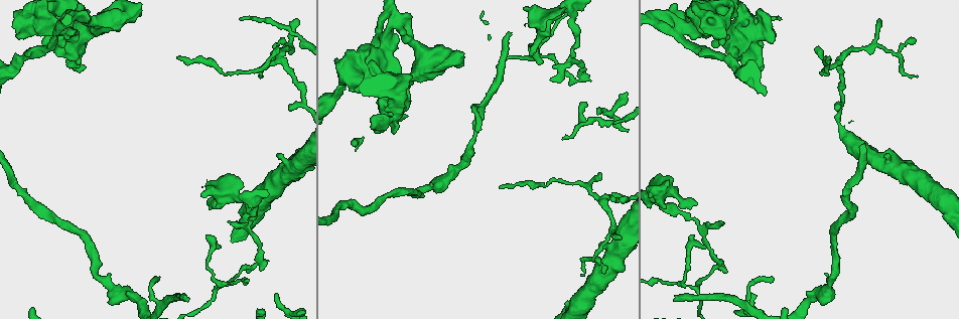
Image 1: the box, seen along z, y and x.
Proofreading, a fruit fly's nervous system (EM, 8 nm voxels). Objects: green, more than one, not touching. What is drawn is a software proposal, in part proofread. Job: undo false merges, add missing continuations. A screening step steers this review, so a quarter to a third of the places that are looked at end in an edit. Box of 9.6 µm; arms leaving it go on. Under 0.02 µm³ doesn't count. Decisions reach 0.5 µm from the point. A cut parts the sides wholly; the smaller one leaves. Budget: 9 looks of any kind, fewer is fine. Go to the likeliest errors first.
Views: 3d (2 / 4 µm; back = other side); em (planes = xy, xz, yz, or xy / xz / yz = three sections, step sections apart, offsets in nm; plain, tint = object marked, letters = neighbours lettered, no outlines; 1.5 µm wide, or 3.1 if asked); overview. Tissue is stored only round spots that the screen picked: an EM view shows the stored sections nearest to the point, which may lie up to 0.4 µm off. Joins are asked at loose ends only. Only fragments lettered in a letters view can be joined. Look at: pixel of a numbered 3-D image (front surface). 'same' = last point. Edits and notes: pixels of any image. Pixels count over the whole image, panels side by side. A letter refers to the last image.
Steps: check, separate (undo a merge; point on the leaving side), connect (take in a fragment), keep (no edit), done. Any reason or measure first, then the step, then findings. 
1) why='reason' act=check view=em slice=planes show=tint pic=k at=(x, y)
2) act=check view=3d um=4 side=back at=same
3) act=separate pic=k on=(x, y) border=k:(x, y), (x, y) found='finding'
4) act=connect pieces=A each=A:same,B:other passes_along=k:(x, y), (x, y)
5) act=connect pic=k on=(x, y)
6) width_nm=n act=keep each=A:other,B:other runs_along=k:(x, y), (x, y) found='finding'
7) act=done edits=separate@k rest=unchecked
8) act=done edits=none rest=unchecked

why='branch stops here' act=check view=em slice=xy step=8 show=letters pic=1 at=(673, 299)

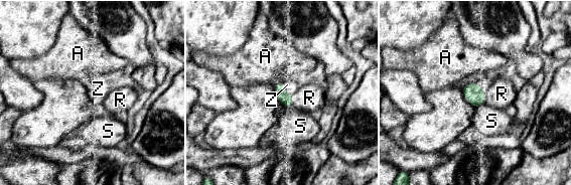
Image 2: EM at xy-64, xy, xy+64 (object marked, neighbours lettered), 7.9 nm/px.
act=connect pieces=Z each=A:other,R:other,S:other,Z:same found='it goes on there'

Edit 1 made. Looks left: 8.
why='free end' act=check view=em slice=xy step=4 show=letters pic=1 at=(207, 181)

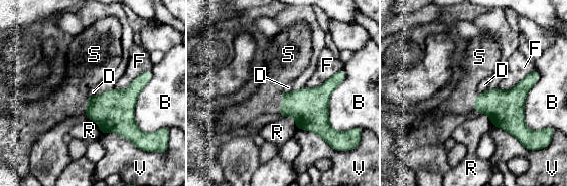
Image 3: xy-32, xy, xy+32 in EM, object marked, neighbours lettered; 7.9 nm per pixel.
act=check view=em slice=planes show=letters at=same

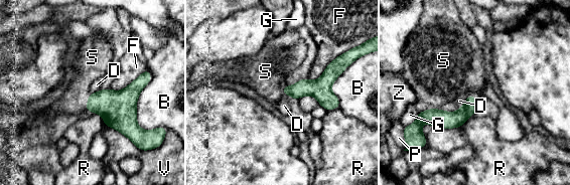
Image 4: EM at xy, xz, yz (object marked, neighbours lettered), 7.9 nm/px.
longest_contact=B:500nm act=connect pieces=S each=B:other,D:other,F:other,G:other,P:other,R:other,S:same,V:other,Z:other found='it goes on there'

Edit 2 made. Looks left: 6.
why='tapers out' act=check view=3d um=2 pic=1 at=(552, 81)

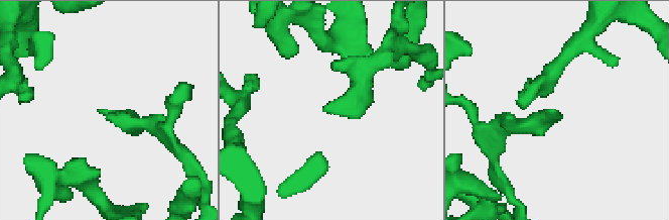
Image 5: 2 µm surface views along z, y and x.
act=check view=em slice=planes show=plain pic=5 at=(556, 112)

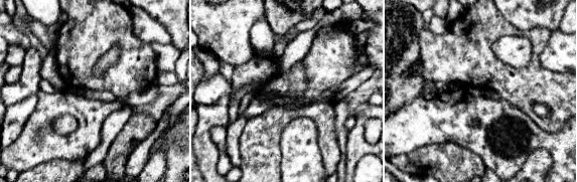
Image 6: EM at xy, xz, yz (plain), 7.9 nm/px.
act=check view=em slice=planes show=letters at=same

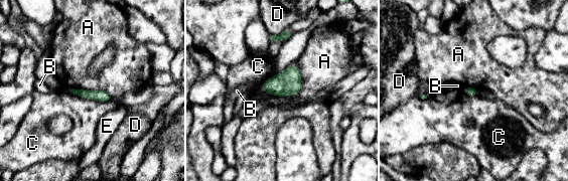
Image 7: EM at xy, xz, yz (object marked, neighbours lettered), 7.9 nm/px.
act=keep each=A:other,B:other,C:other,D:other,E:other found='no lettered fragment goes on from it'

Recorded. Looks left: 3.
why='sharp bend' act=check view=3d um=4 side=back pic=1 at=(64, 30)

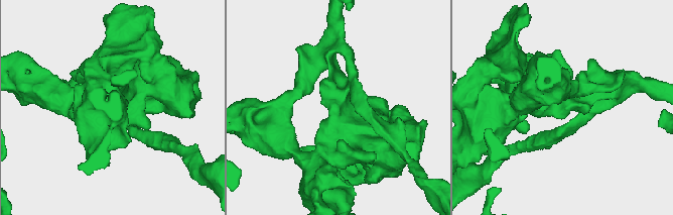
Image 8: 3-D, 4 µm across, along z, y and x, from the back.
act=check view=em slice=xz step=4 show=tint pic=8 at=(336, 99)

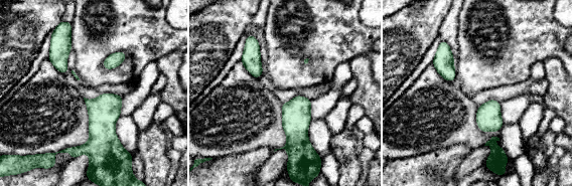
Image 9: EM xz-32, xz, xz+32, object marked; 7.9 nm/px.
act=check view=em slice=planes show=letters at=same

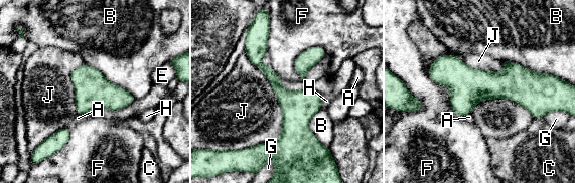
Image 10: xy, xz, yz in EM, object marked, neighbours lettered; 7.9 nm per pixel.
act=keep each=A:other,B:other,C:other,E:other,F:other,G:other,H:other,J:other found='one cell here'

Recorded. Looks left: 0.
act=done edits=connect@2,connect@4 rest=unchecked

